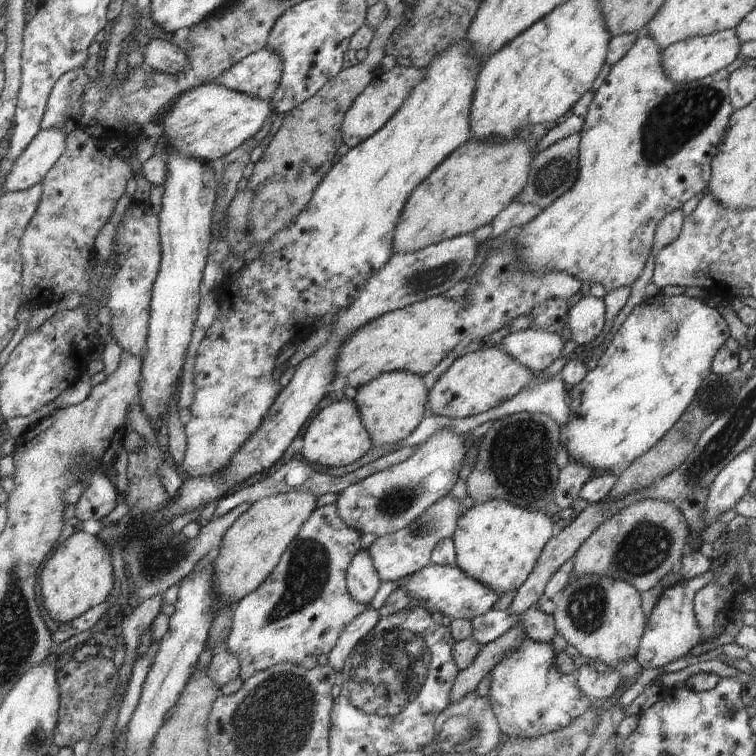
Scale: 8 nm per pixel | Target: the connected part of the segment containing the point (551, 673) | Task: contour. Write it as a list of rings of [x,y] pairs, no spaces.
[[[526,638],[491,670],[488,698],[499,729],[509,737],[535,739],[566,728],[574,719],[591,708],[594,700],[579,687],[576,676],[566,675],[556,665],[551,643]]]

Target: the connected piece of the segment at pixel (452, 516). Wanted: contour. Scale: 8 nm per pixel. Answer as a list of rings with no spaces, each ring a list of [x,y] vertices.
[[[451,493],[445,494],[439,501],[429,506],[422,515],[415,518],[403,529],[376,538],[368,552],[372,557],[376,572],[382,581],[400,581],[411,574],[422,570],[431,564],[431,552],[436,544],[451,537],[457,527],[457,522],[469,508],[460,504],[459,499]]]

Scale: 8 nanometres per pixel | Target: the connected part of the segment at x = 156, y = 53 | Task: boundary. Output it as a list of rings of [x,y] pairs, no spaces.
[[[162,39],[151,40],[142,50],[144,62],[152,66],[155,71],[177,75],[186,70],[188,57],[183,49],[171,41]]]

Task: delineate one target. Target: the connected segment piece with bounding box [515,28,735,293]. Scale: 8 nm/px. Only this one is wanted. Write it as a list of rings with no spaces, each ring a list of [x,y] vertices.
[[[642,29],[636,33],[636,36],[634,46],[611,68],[610,74],[596,90],[593,102],[588,107],[583,127],[579,132],[579,161],[576,182],[570,190],[559,196],[547,208],[543,208],[532,220],[522,225],[519,235],[515,236],[515,250],[519,255],[519,260],[530,271],[565,272],[582,282],[591,282],[592,285],[601,284],[606,293],[612,292],[620,286],[631,286],[634,280],[640,276],[642,269],[646,266],[646,260],[652,252],[655,230],[662,218],[675,210],[682,209],[683,204],[691,198],[700,197],[708,192],[707,186],[711,177],[710,163],[719,149],[720,139],[723,137],[731,114],[735,110],[729,99],[729,72],[727,69],[697,82],[673,83],[666,76],[661,63],[663,51],[655,44],[647,30]]]

